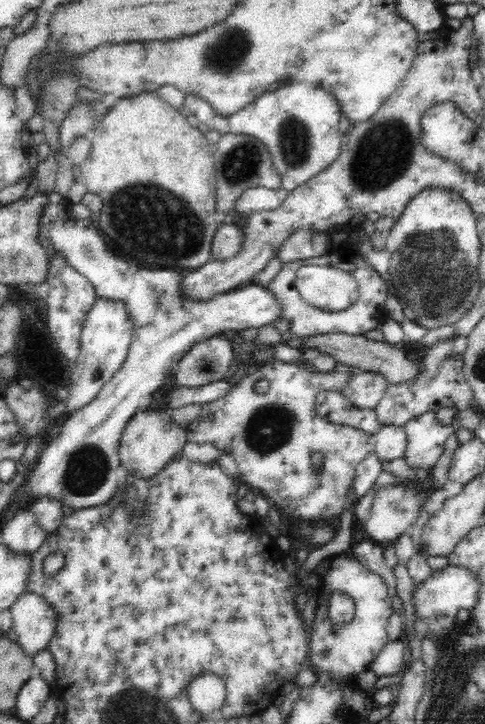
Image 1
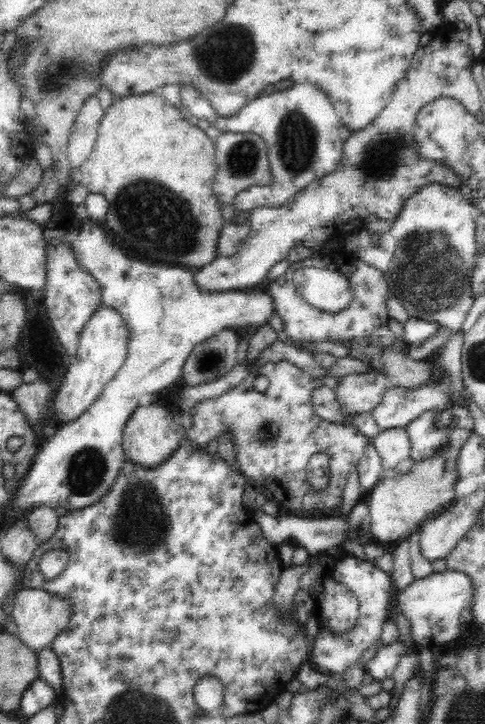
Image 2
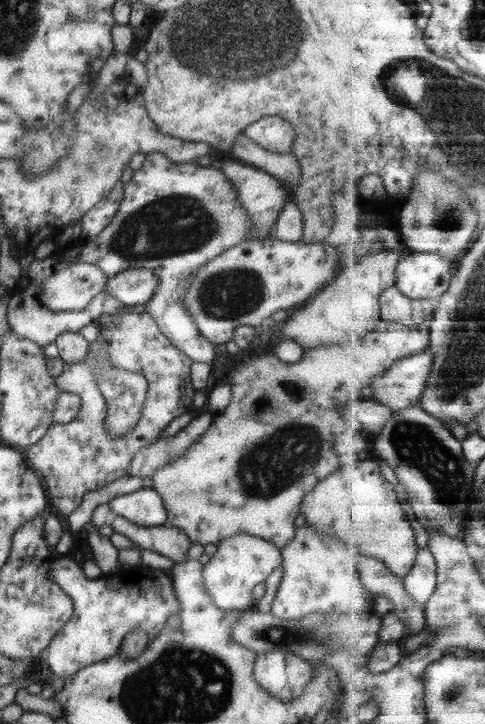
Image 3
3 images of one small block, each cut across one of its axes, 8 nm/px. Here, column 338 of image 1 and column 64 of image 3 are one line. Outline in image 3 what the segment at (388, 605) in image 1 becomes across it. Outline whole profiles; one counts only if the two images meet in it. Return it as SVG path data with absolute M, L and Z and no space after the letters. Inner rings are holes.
M63 556L54 559L46 573L73 602L71 618L46 646L45 663L54 678L69 678L80 668L118 654L123 637L132 630L144 630L149 636L161 632L169 615L179 612L172 575L163 569L131 565L89 579L83 575L80 562Z

